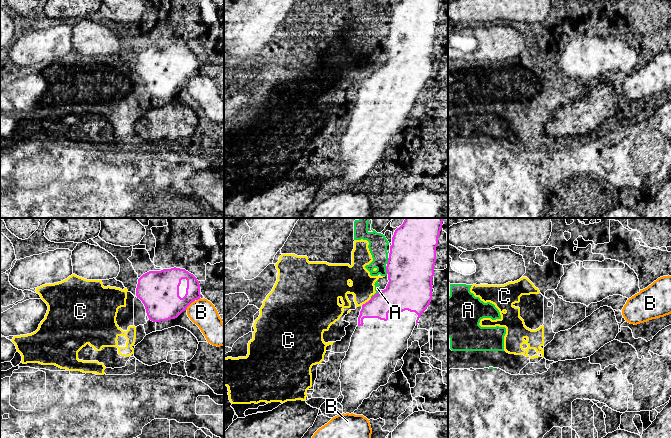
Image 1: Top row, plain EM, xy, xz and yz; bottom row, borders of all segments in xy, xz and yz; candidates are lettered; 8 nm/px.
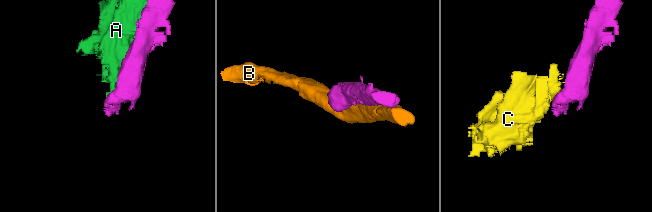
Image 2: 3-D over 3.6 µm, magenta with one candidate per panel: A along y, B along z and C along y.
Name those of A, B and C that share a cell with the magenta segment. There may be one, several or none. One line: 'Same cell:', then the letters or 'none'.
Same cell: none

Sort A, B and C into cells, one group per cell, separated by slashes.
A C / B

